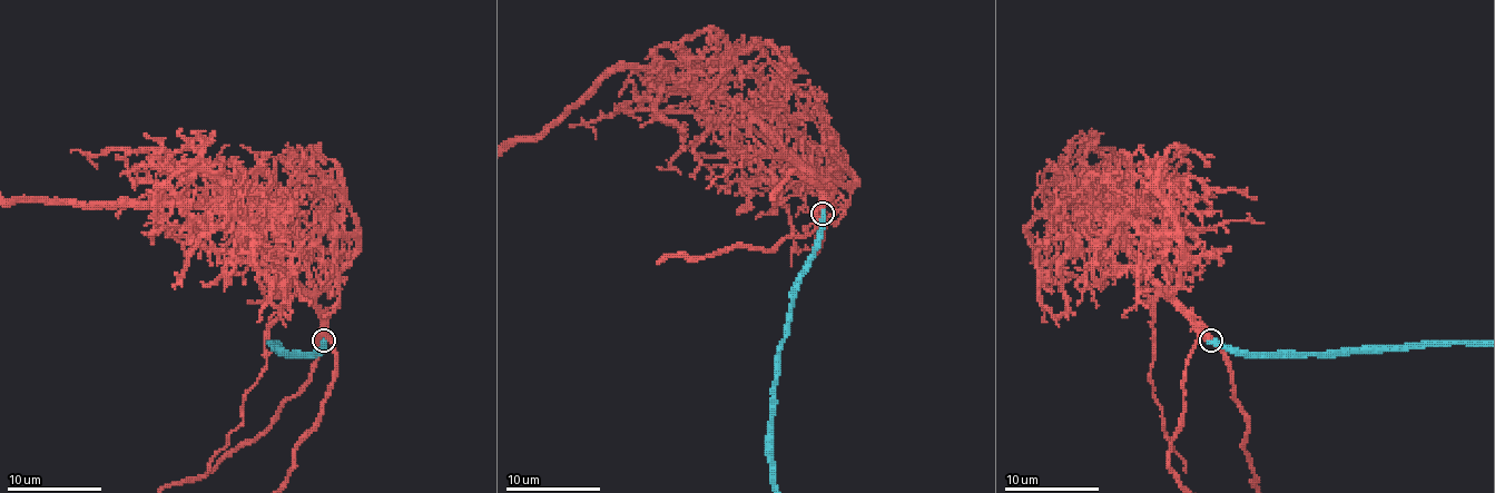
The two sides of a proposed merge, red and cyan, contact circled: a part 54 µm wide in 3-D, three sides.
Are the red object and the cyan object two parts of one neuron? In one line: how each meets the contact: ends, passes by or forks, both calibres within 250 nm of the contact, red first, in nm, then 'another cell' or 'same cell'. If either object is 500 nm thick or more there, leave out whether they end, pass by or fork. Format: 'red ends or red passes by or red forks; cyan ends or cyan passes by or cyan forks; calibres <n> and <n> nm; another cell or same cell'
red ends; cyan ends; calibres 440 and 440 nm; same cell

